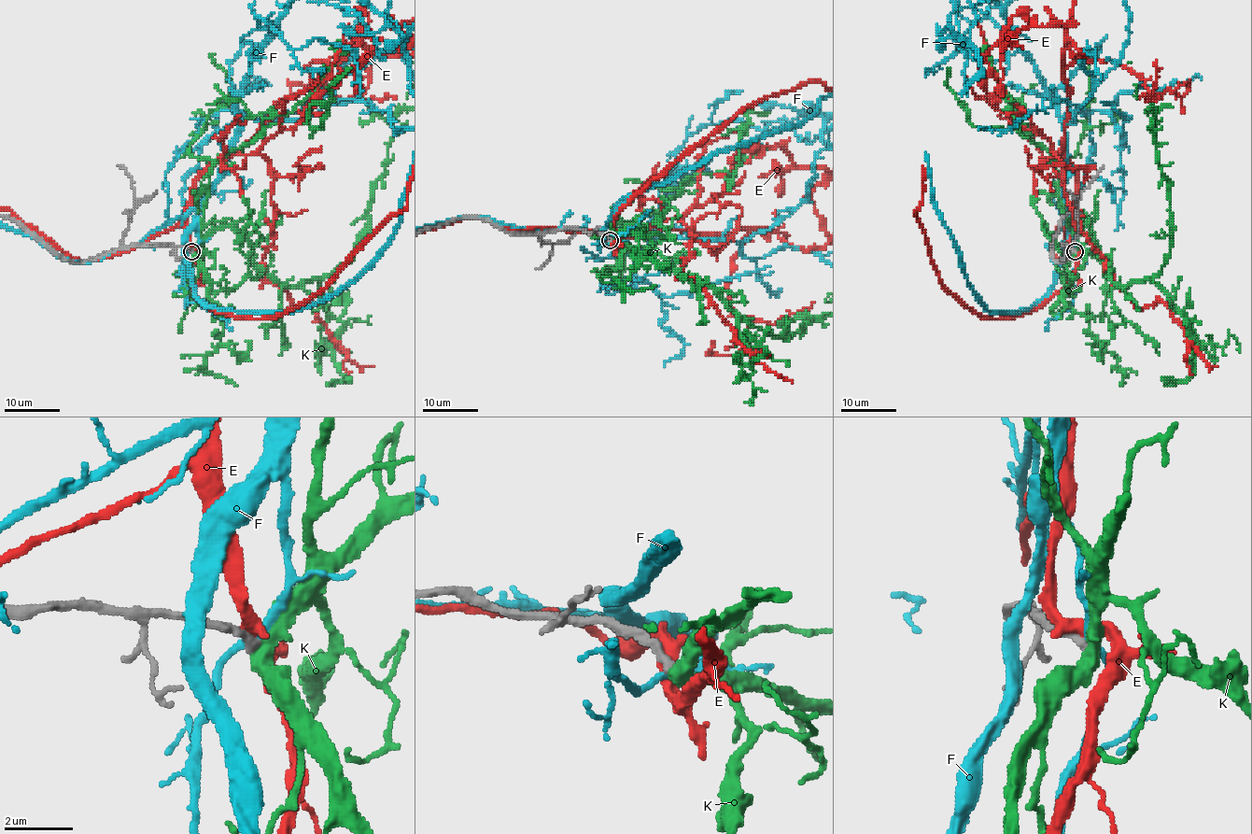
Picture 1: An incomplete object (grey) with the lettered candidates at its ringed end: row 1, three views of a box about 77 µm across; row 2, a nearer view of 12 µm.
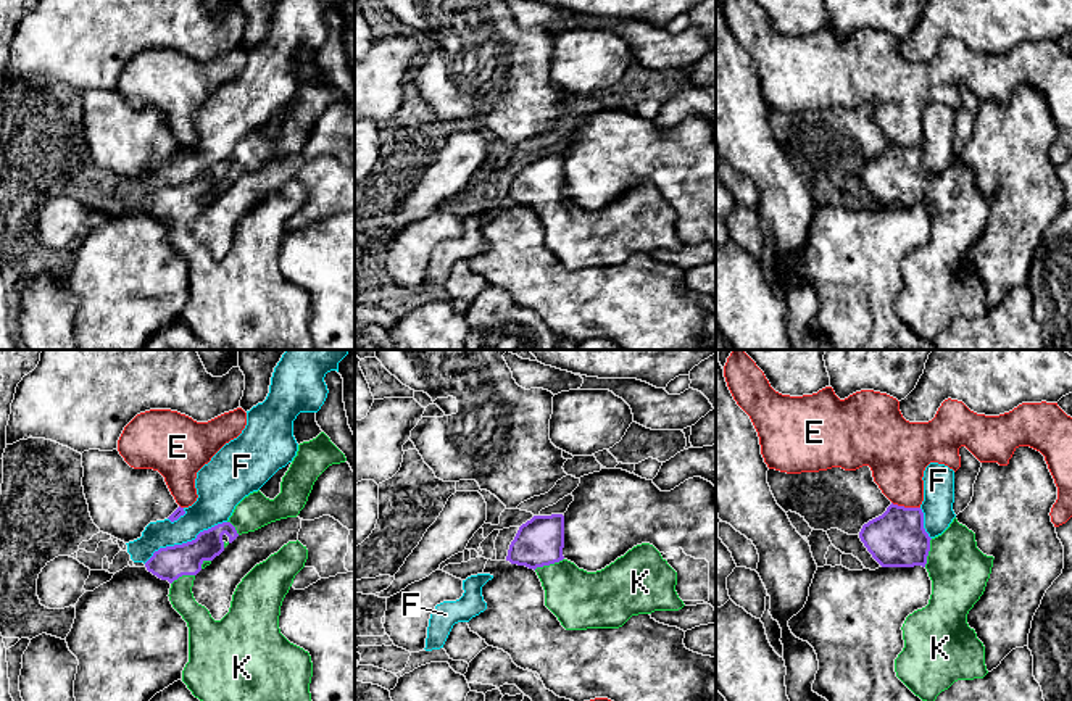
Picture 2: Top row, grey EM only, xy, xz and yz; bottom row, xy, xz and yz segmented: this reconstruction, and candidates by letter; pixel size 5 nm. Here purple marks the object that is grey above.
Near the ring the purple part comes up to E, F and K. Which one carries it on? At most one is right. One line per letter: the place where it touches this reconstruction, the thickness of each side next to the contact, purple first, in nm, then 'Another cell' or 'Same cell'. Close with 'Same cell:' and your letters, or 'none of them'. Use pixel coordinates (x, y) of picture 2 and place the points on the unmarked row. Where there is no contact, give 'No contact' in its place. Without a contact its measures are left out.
E: Touches purple at yz (906, 147). Thickness 280 nm (purple) against 280 nm. Another cell
F: Touches purple at xy (184, 182). Thickness 170 nm (purple) against 190 nm. Another cell
K: Touches purple at xz (548, 203). Thickness 240 nm (purple) against 300 nm. Same cell
Same cell: K

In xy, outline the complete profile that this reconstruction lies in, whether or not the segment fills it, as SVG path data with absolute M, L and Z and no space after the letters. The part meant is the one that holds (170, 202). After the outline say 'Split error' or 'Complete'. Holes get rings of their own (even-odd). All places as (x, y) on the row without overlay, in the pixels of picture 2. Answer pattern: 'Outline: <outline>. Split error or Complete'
Outline: M321 71L298 84L280 132L269 139L260 129L245 135L227 161L197 174L195 179L160 187L145 201L148 211L171 222L169 240L189 266L189 301L182 321L211 350L314 350L310 322L313 301L308 290L290 282L279 268L280 245L295 214L305 206L308 189L298 179L289 180L266 200L256 203L237 224L229 251L214 259L193 237L195 214L211 203L239 174L255 171L271 161L297 156L305 147L318 116L332 103L345 102L345 93Z. Split error

